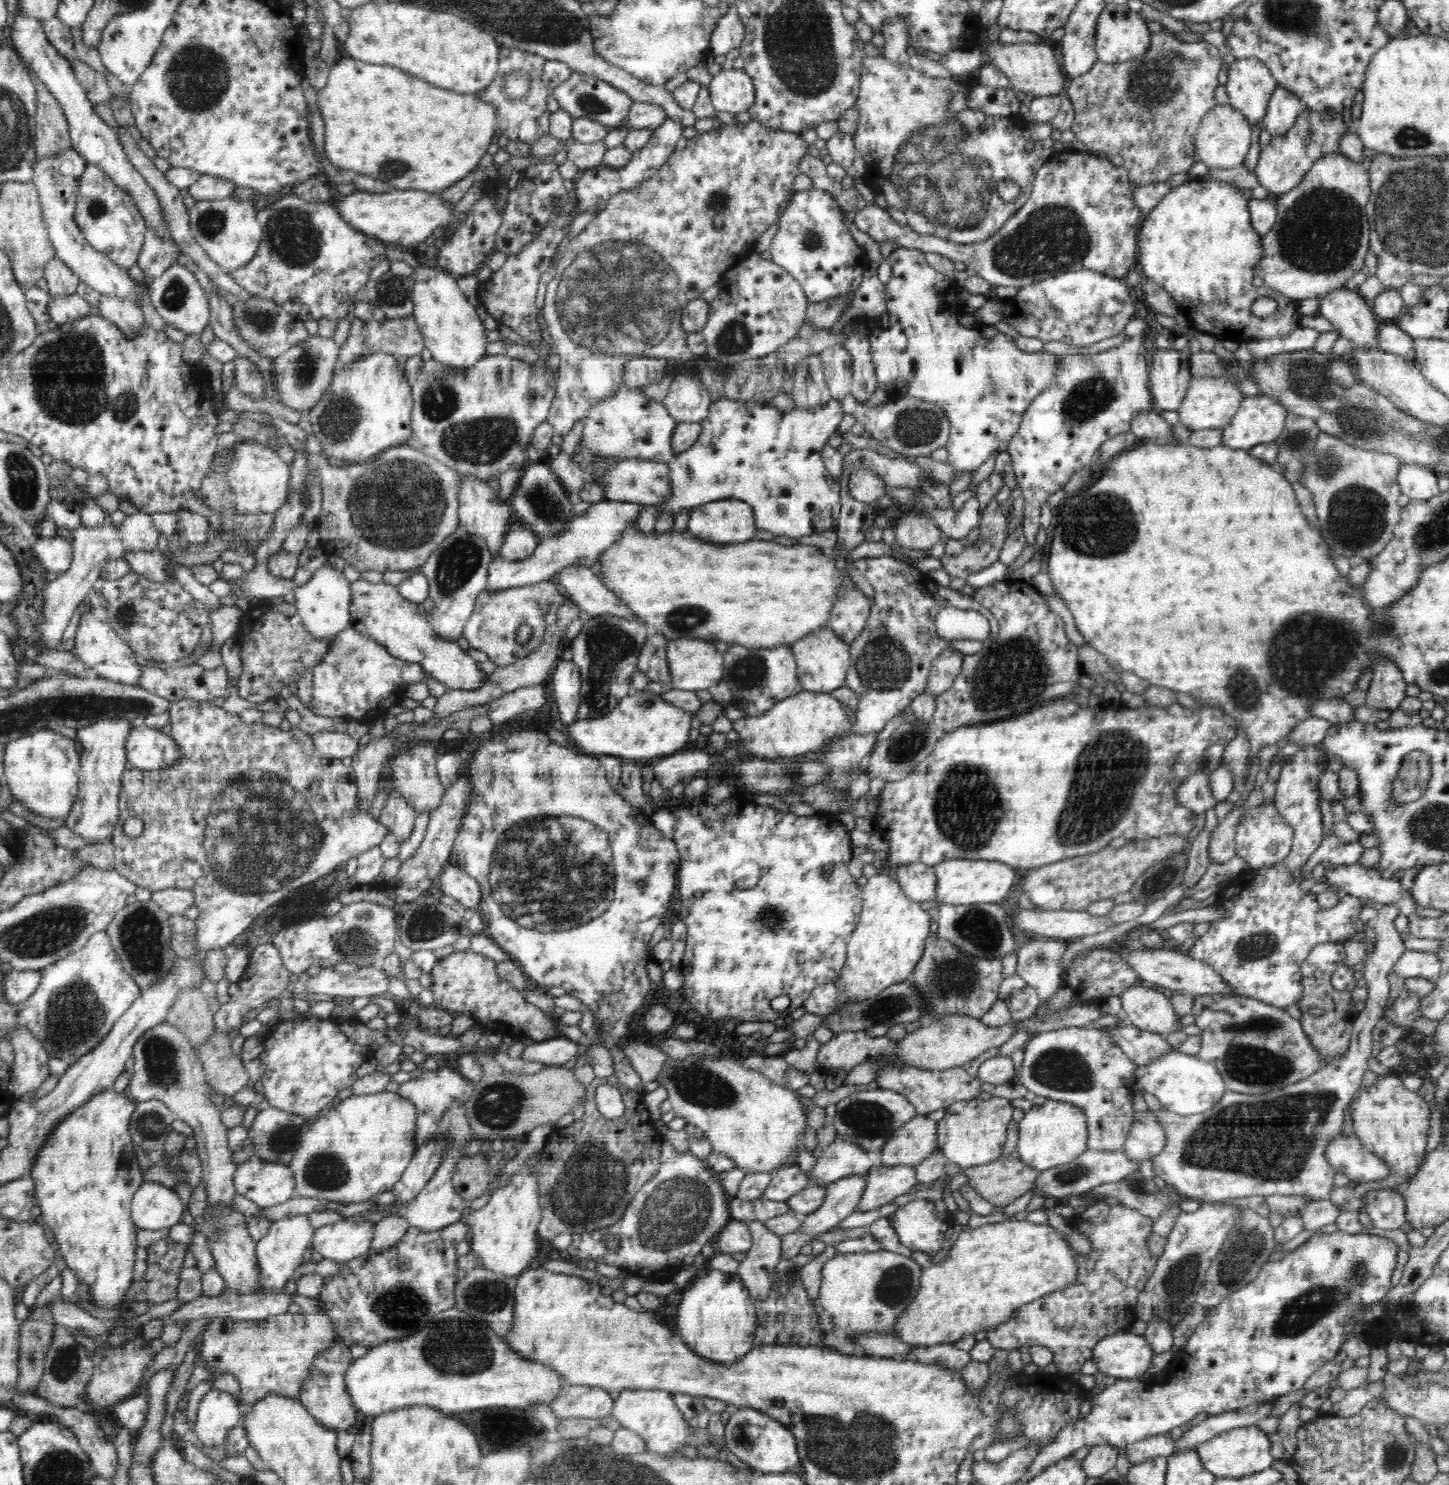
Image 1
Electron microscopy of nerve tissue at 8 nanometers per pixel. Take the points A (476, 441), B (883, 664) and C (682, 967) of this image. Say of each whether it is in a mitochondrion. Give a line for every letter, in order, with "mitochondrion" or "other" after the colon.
A: mitochondrion
B: mitochondrion
C: other

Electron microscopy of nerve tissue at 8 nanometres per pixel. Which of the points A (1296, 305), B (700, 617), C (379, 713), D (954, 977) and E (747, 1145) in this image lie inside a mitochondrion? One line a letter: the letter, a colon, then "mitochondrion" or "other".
A: other
B: mitochondrion
C: other
D: mitochondrion
E: other

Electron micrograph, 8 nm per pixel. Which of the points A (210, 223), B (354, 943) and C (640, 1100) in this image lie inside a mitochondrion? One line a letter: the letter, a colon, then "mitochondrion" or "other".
A: mitochondrion
B: mitochondrion
C: other

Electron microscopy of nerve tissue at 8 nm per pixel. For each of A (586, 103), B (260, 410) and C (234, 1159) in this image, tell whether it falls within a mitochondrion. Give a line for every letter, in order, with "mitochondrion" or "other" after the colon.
A: mitochondrion
B: other
C: other

